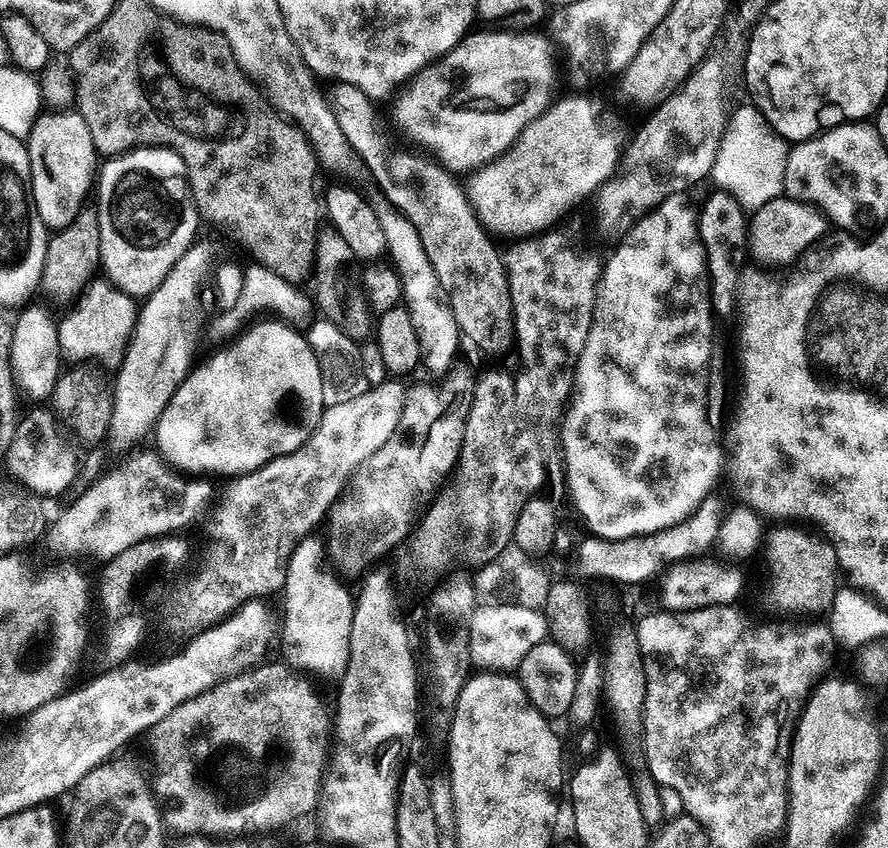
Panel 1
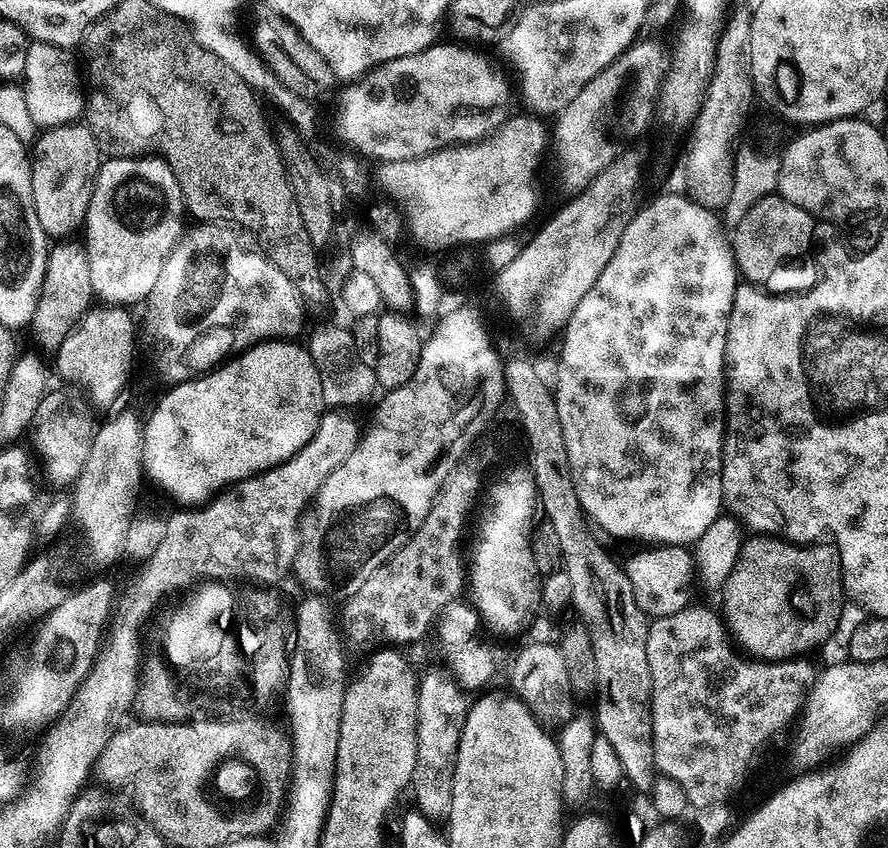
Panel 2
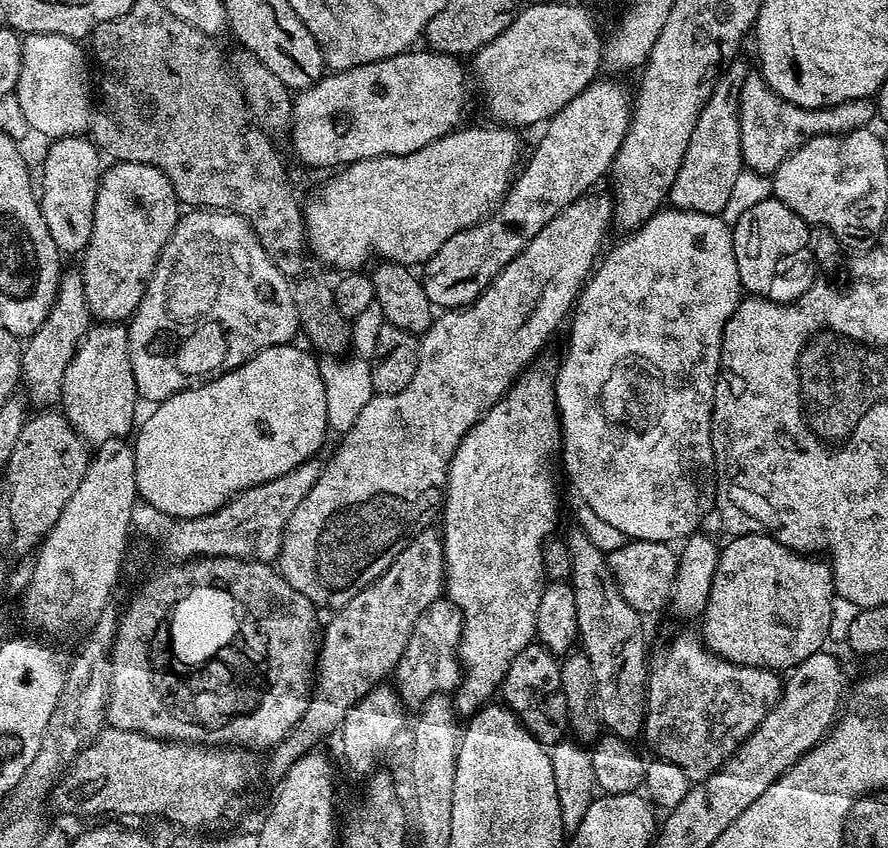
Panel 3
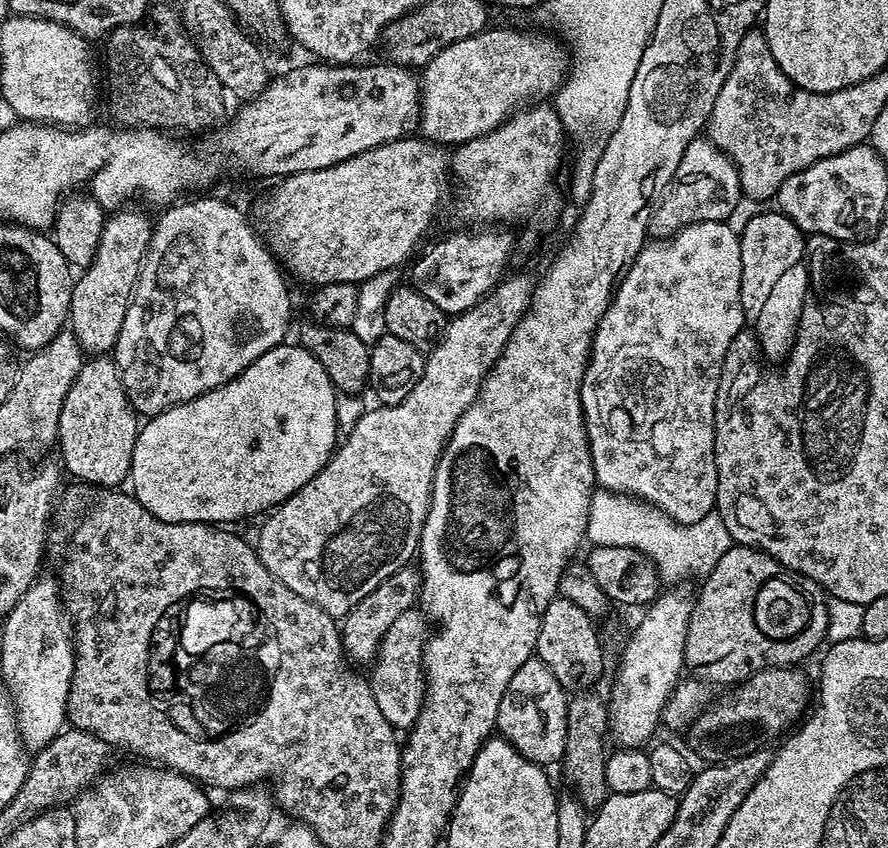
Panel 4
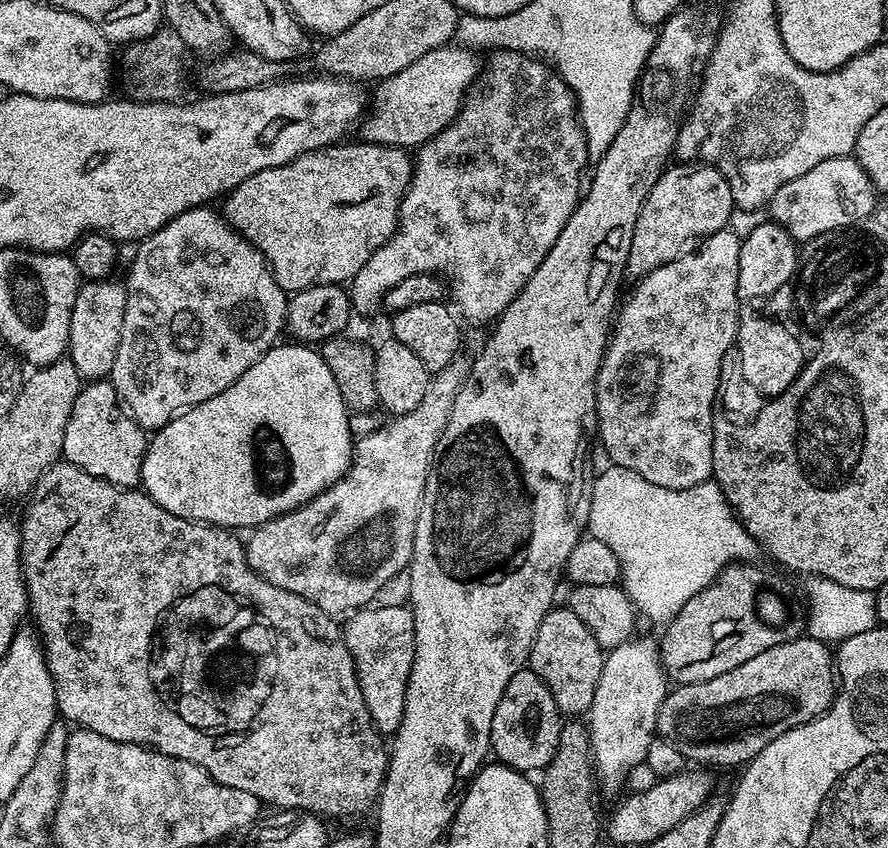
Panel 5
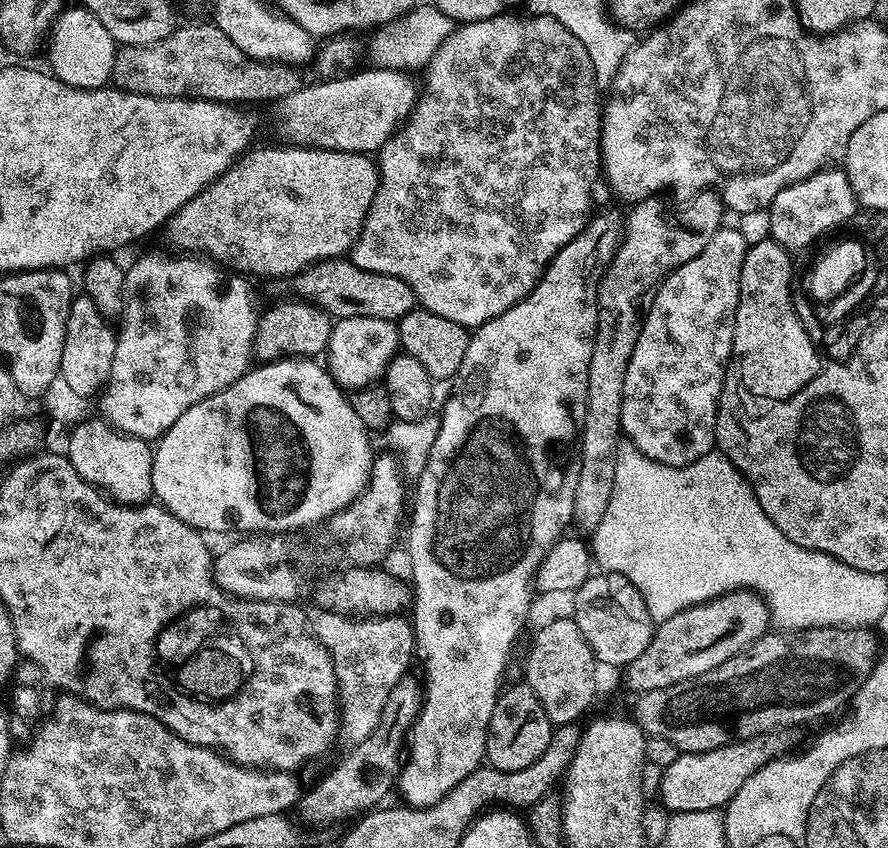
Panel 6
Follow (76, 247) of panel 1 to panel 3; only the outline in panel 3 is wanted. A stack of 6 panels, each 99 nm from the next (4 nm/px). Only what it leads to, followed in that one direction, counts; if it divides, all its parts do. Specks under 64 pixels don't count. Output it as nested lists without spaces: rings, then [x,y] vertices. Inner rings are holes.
[[[65,271],[60,277],[56,297],[50,306],[50,314],[46,314],[46,322],[42,322],[42,326],[38,326],[38,330],[27,337],[20,353],[22,384],[23,387],[28,387],[26,396],[33,405],[52,406],[59,401],[66,366],[70,358],[74,358],[76,348],[88,332],[93,320],[93,314],[86,302],[83,271]]]

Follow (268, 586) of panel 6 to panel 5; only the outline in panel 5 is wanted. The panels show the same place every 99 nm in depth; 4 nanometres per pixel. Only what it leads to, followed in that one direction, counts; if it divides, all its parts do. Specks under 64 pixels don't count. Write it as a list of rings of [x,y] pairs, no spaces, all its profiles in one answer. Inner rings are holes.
[[[453,362],[450,366],[446,366],[442,371],[435,373],[431,377],[430,387],[426,398],[422,398],[422,402],[418,402],[418,406],[414,406],[412,412],[408,412],[405,416],[397,416],[389,419],[380,428],[372,430],[365,436],[359,437],[354,444],[354,459],[352,465],[344,471],[341,480],[336,480],[328,487],[325,492],[319,492],[310,502],[306,502],[302,506],[298,506],[294,510],[290,510],[286,514],[282,514],[273,520],[267,520],[258,528],[251,529],[249,540],[246,540],[244,553],[250,562],[250,566],[262,578],[266,578],[268,582],[274,586],[282,586],[282,590],[290,590],[294,594],[298,594],[302,598],[315,601],[315,605],[329,614],[337,614],[336,612],[351,613],[353,610],[359,610],[365,606],[371,605],[372,600],[380,592],[380,587],[387,580],[392,580],[396,575],[403,573],[408,565],[412,563],[412,551],[414,550],[414,538],[416,537],[416,527],[418,526],[418,514],[422,506],[422,498],[426,490],[426,482],[428,475],[432,469],[433,459],[440,447],[440,436],[446,430],[446,422],[450,418],[450,410],[454,406],[454,398],[460,393],[460,388],[464,384],[466,375],[465,365],[460,362]]]

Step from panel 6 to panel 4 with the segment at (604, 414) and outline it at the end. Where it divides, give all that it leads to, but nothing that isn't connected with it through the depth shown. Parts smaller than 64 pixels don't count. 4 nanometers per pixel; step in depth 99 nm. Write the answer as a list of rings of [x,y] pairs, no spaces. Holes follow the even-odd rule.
[[[697,138],[690,141],[682,154],[680,166],[684,170],[696,168],[696,172],[690,173],[685,180],[677,179],[652,209],[648,231],[653,237],[671,237],[681,228],[703,220],[727,221],[734,206],[738,206],[742,199],[739,170],[736,169],[734,161],[713,140]]]

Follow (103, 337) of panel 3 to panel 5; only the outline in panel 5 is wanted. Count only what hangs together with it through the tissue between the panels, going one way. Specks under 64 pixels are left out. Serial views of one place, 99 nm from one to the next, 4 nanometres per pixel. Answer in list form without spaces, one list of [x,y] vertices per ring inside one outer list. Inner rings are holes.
[[[107,379],[93,380],[81,387],[74,398],[74,406],[70,410],[70,418],[66,422],[67,436],[64,438],[63,459],[69,464],[86,470],[86,474],[94,474],[94,478],[102,478],[119,488],[136,488],[140,484],[144,453],[148,450],[149,437],[145,429],[141,428],[128,415],[116,387]]]

